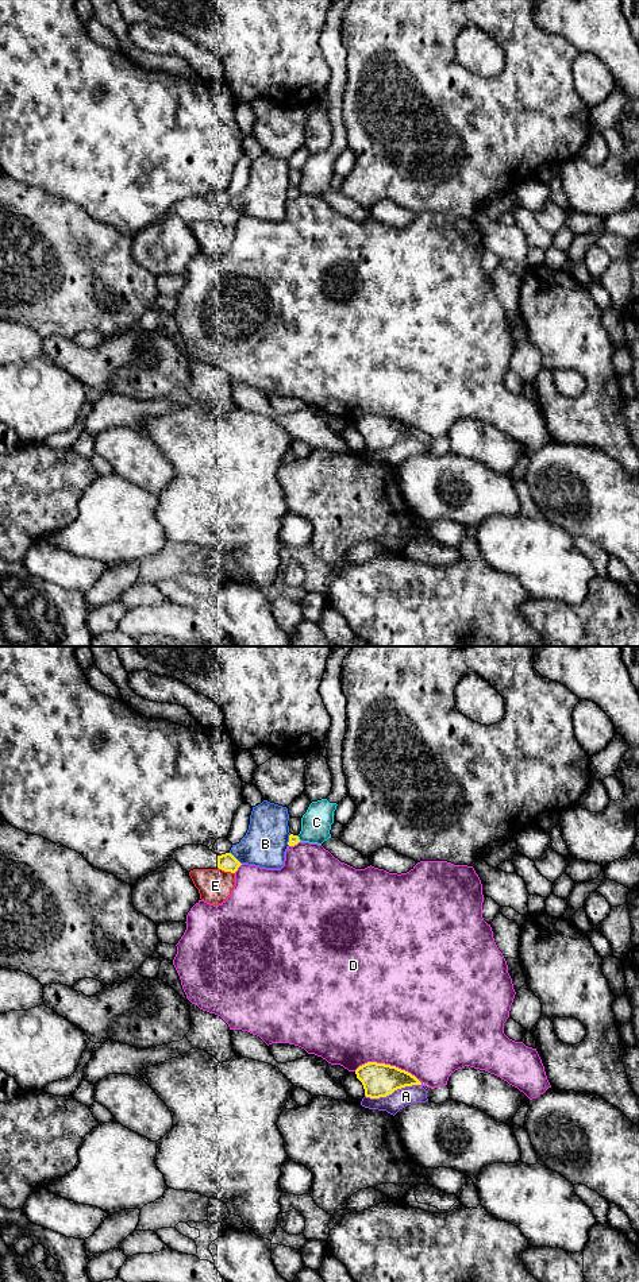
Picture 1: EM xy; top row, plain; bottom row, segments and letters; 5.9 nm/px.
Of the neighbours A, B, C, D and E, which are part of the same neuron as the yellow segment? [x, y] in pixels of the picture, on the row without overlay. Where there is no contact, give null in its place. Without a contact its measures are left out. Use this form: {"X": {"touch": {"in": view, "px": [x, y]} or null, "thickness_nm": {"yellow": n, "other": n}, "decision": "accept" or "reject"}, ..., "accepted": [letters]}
{"A": {"touch": {"in": "xy", "px": [392, 444]}, "thickness_nm": {"yellow": 200, "other": 110}, "decision": "reject"}, "B": {"touch": {"in": "xy", "px": [235, 211]}, "thickness_nm": {"yellow": 110, "other": 260}, "decision": "reject"}, "C": {"touch": {"in": "xy", "px": [297, 190]}, "thickness_nm": {"yellow": 60, "other": 180}, "decision": "reject"}, "D": {"touch": {"in": "xy", "px": [388, 417]}, "thickness_nm": {"yellow": 200, "other": 500}, "decision": "reject"}, "E": {"touch": {"in": "xy", "px": [226, 223]}, "thickness_nm": {"yellow": 110, "other": 200}, "decision": "reject"}, "accepted": []}

